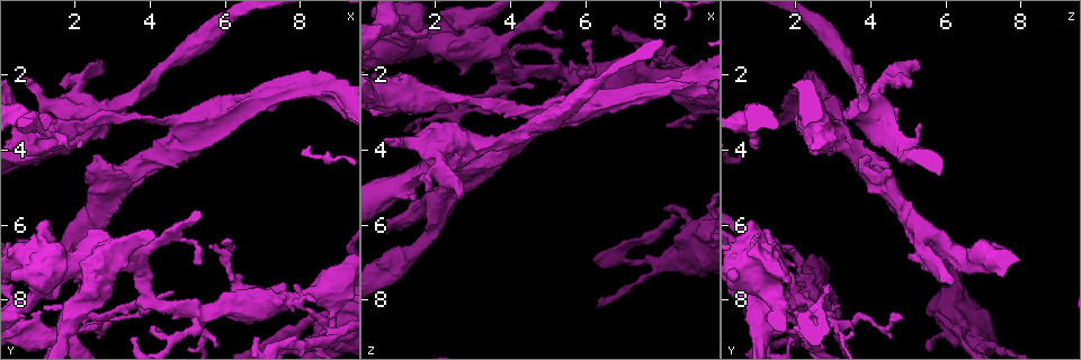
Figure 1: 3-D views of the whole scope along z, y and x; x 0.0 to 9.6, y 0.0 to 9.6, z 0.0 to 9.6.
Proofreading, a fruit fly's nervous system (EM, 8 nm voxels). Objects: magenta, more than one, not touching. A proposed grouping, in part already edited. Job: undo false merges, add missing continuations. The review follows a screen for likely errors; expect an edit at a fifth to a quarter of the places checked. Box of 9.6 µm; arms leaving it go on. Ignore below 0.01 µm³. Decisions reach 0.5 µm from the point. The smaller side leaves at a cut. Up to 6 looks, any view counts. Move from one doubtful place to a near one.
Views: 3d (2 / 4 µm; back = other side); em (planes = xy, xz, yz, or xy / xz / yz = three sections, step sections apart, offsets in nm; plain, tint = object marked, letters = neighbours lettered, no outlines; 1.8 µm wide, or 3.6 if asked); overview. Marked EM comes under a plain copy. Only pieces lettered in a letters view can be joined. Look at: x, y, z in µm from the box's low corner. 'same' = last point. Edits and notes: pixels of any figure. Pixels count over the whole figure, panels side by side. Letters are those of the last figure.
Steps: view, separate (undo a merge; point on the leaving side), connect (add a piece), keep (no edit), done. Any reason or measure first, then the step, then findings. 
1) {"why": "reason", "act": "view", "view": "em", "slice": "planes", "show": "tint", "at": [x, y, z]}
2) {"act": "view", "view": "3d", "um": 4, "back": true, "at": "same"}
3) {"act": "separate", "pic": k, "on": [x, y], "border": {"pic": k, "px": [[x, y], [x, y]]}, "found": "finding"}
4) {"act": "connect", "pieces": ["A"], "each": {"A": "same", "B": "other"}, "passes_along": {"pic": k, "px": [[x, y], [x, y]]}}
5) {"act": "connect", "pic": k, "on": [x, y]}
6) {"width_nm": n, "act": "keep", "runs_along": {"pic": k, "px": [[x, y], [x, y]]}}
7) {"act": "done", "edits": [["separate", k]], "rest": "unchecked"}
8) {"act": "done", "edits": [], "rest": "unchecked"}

{"why": "free end", "act": "view", "view": "3d", "um": 2, "at": [1.95, 3.95, 0.95]}

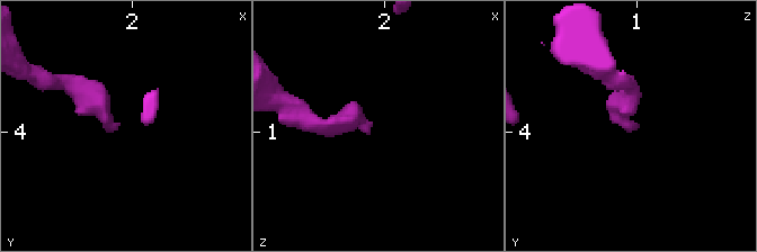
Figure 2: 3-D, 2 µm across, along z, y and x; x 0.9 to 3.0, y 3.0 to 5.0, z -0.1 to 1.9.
{"why": "now the EM", "act": "view", "view": "em", "slice": "planes", "show": "letters", "at": [1.88, 3.96, 0.96]}

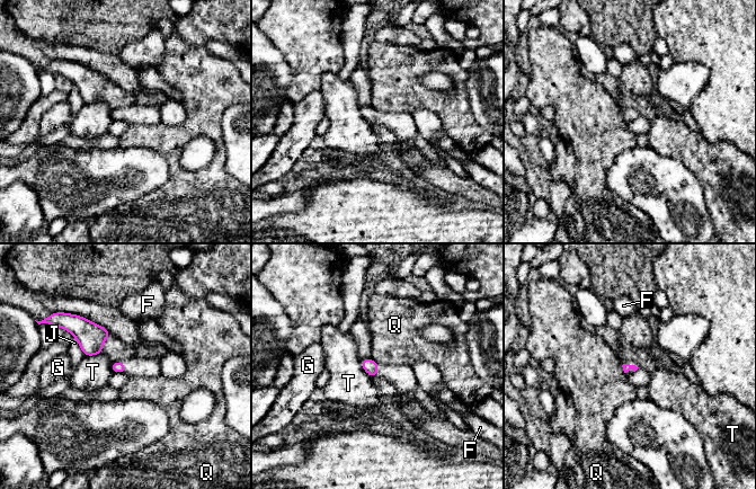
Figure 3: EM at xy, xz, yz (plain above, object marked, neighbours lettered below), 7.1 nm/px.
{"act": "keep", "each": {"F": "other", "G": "other", "J": "other", "Q": "other", "T": "other"}, "border": {"pic": 3, "px": [[371, 358], [379, 364]]}, "found": "none of them fits"}

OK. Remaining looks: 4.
{"act": "view", "view": "em", "slice": "planes", "show": "letters", "at": [0.80, 3.45, 2.40]}

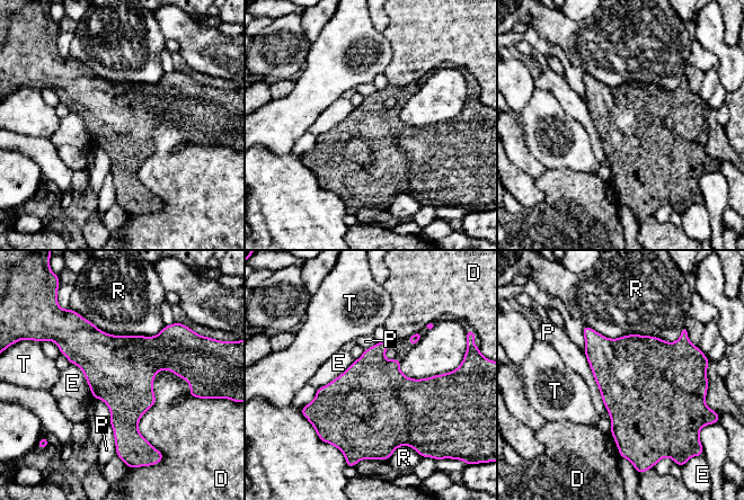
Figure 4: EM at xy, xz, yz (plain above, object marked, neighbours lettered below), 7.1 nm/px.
{"width_nm": 500, "act": "keep", "each": {"D": "other", "E": "other", "P": "other", "R": "other", "T": "other"}, "found": "all the same cell"}

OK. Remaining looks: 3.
{"why": "calibre changes", "act": "view", "view": "3d", "um": 4, "at": [2.80, 5.15, 4.50]}

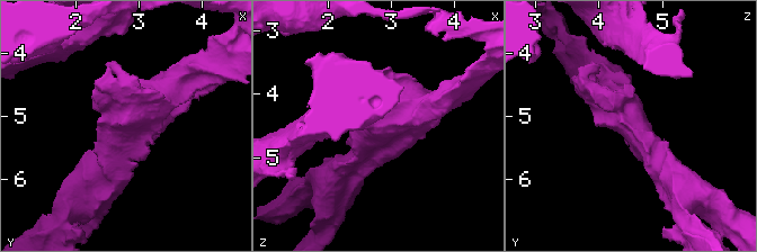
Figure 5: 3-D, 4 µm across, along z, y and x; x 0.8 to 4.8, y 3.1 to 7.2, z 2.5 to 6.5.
{"why": "need the tissue", "act": "view", "view": "em", "um": 3.6, "slice": "planes", "show": "tint", "at": [2.85, 5.10, 4.55]}

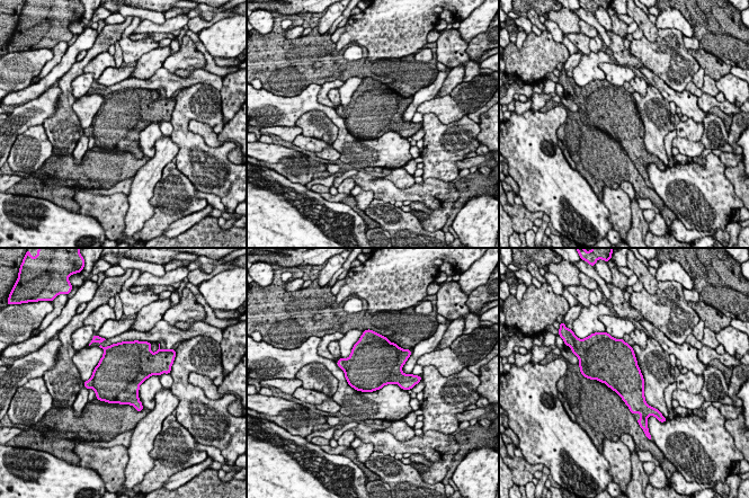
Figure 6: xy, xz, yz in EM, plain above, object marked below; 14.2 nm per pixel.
{"act": "view", "view": "em", "um": 3.6, "slice": "planes", "show": "letters", "at": "same"}

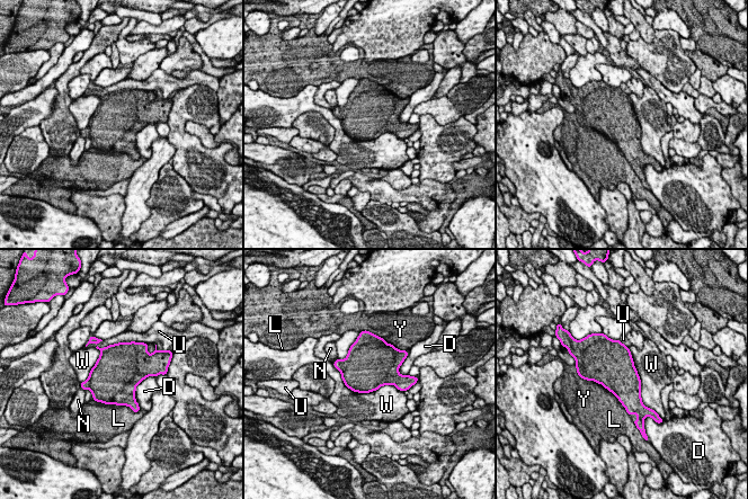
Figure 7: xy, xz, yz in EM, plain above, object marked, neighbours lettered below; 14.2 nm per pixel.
{"width_nm": 600, "act": "keep", "each": {"D": "other", "L": "other", "N": "other", "U": "other", "W": "other", "Y": "other"}, "border": {"pic": 7, "px": [[332, 363], [354, 391], [402, 392]]}, "found": "continuous, no second cell"}

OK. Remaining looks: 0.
{"act": "done", "edits": [], "rest": "unchecked"}

